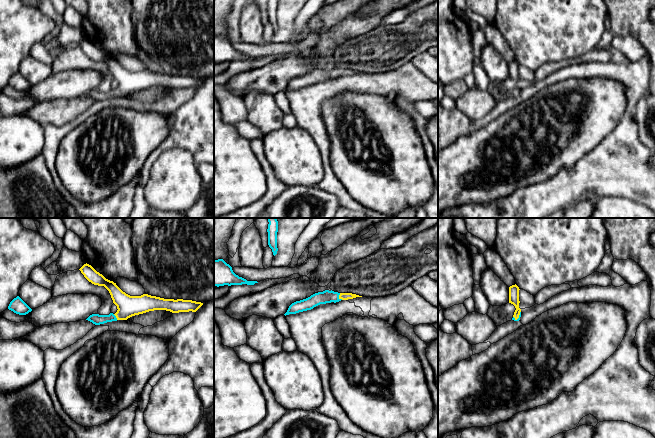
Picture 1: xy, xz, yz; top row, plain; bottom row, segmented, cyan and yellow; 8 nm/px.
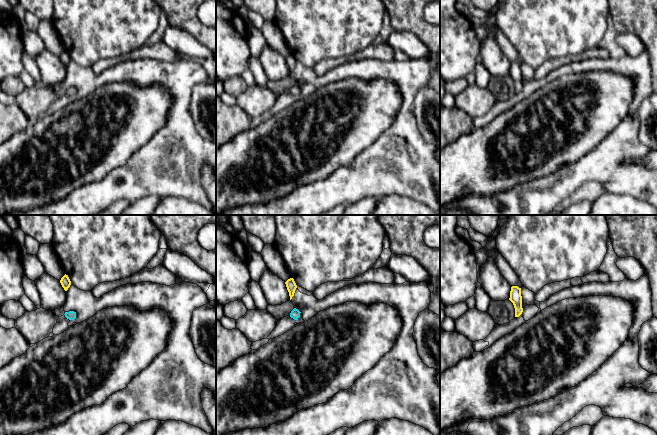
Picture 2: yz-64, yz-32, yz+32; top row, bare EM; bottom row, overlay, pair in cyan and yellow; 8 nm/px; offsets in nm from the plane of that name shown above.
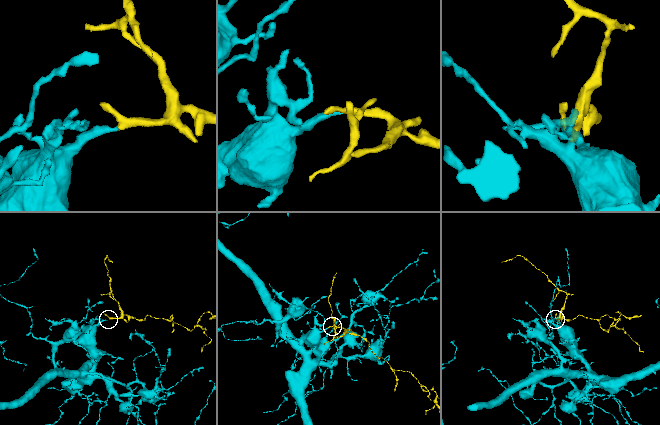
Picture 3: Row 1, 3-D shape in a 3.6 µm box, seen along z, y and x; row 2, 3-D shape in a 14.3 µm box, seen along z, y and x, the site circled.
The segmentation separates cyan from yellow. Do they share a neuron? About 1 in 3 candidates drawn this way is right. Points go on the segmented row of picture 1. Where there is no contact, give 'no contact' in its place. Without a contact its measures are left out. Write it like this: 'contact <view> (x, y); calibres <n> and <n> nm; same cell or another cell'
contact xz (338, 297); calibres 100 and 60 nm; same cell

